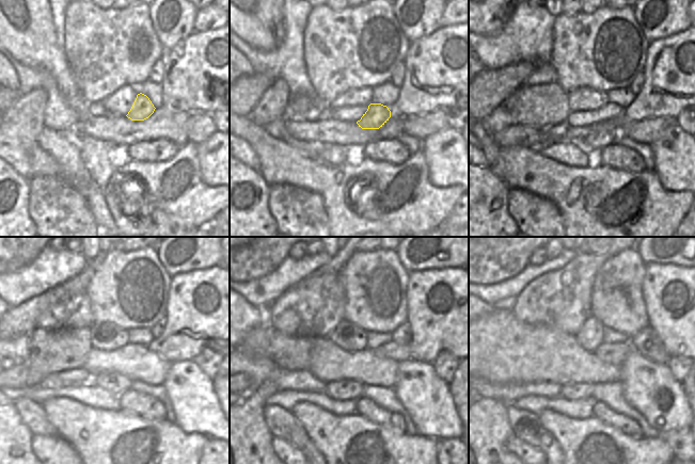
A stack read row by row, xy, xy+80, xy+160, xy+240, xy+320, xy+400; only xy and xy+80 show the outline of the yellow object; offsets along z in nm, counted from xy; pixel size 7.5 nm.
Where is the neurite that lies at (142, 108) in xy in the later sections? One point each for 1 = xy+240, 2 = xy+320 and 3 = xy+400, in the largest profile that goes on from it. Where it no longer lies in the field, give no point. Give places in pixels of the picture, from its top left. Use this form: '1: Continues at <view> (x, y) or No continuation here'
1: Continues at xy+240 (113, 383)
2: Continues at xy+320 (346, 389)
3: Continues at xy+400 (572, 390).

